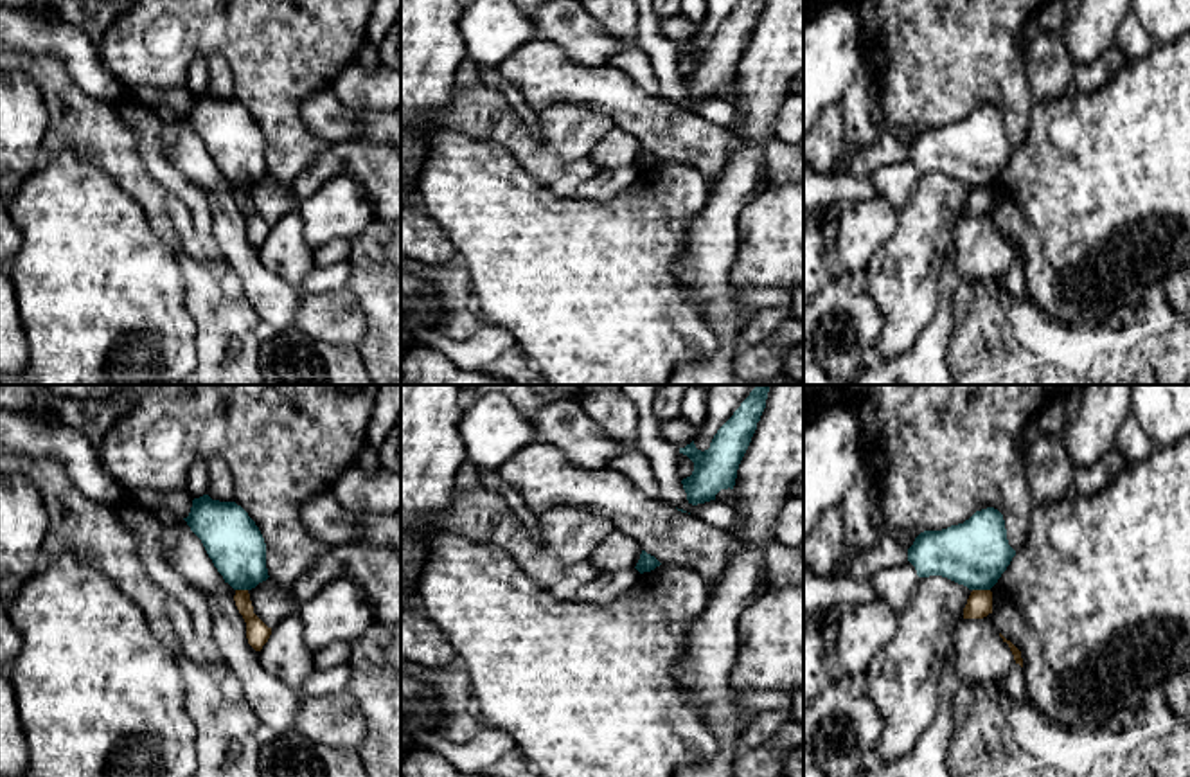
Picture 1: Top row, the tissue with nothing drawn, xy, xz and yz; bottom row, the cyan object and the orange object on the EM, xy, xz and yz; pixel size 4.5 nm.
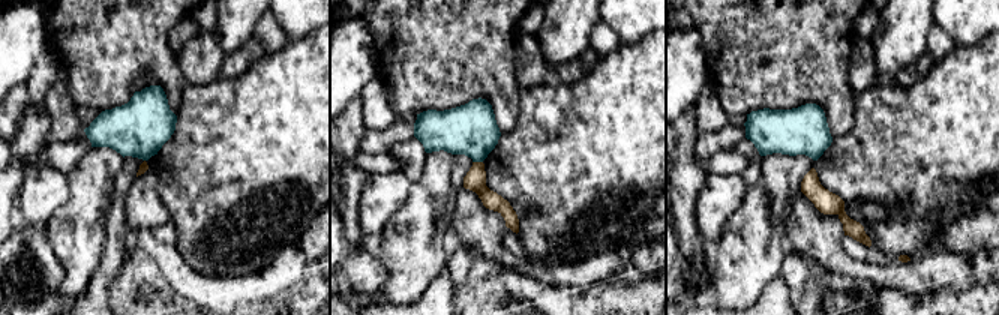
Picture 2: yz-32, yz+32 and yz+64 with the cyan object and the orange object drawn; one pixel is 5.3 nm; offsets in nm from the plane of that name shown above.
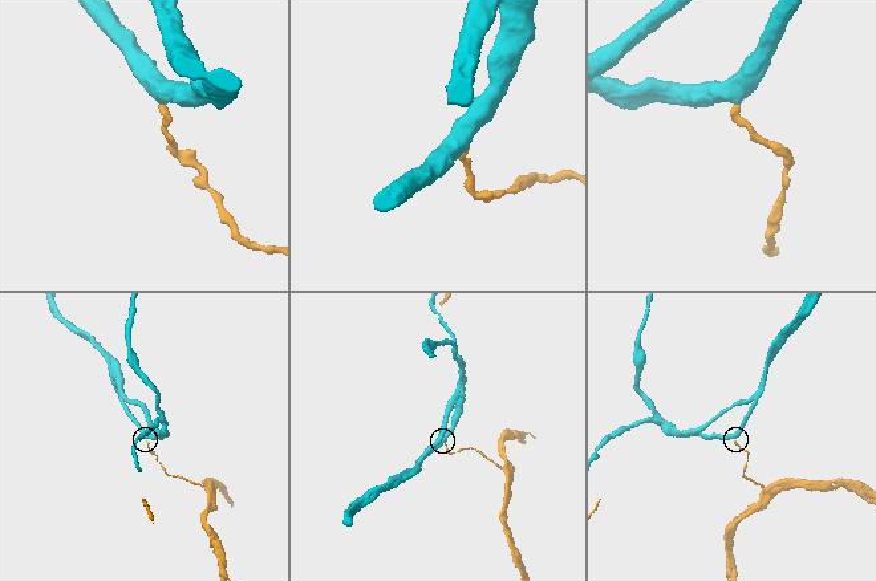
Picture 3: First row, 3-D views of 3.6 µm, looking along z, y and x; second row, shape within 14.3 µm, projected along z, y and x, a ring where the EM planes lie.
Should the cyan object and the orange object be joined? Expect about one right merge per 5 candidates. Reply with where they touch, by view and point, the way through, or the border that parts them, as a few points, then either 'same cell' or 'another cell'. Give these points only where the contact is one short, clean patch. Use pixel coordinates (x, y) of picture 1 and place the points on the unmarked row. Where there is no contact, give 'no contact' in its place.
contact yz (982, 186); border yz (973, 186), (989, 187); another cell

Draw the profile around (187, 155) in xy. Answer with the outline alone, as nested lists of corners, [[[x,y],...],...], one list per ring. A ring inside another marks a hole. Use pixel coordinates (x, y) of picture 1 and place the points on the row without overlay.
[[[178,119],[176,142],[165,147],[167,160],[201,192],[210,192],[225,182],[223,173],[209,155],[201,137],[191,128],[187,119]]]

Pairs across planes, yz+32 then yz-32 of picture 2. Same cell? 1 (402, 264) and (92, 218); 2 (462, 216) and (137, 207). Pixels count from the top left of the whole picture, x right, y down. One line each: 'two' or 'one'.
1: one
2: one

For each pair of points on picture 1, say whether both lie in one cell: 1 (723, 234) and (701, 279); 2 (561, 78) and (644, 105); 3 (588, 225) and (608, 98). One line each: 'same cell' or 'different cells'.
1: same cell
2: same cell
3: different cells

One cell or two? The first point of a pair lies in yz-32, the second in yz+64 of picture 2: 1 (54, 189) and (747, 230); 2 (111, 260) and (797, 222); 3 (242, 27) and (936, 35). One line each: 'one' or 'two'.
1: two
2: two
3: two

